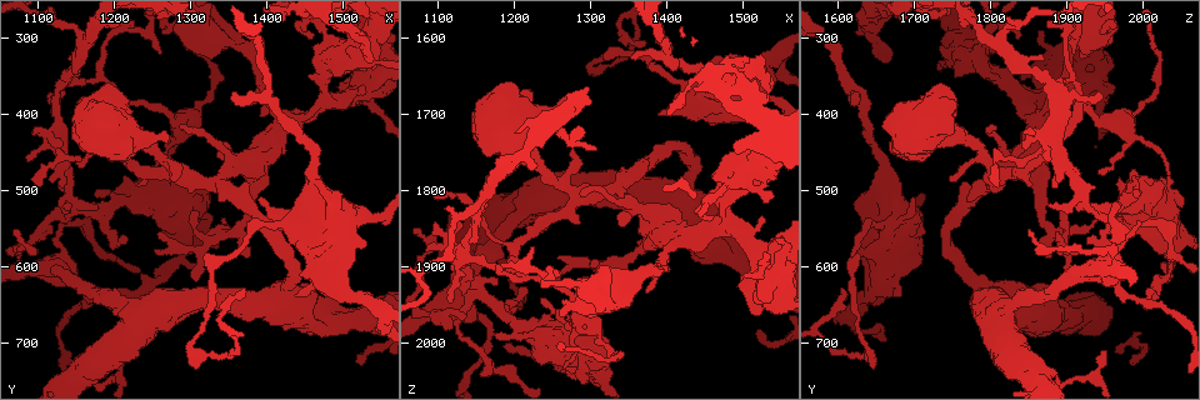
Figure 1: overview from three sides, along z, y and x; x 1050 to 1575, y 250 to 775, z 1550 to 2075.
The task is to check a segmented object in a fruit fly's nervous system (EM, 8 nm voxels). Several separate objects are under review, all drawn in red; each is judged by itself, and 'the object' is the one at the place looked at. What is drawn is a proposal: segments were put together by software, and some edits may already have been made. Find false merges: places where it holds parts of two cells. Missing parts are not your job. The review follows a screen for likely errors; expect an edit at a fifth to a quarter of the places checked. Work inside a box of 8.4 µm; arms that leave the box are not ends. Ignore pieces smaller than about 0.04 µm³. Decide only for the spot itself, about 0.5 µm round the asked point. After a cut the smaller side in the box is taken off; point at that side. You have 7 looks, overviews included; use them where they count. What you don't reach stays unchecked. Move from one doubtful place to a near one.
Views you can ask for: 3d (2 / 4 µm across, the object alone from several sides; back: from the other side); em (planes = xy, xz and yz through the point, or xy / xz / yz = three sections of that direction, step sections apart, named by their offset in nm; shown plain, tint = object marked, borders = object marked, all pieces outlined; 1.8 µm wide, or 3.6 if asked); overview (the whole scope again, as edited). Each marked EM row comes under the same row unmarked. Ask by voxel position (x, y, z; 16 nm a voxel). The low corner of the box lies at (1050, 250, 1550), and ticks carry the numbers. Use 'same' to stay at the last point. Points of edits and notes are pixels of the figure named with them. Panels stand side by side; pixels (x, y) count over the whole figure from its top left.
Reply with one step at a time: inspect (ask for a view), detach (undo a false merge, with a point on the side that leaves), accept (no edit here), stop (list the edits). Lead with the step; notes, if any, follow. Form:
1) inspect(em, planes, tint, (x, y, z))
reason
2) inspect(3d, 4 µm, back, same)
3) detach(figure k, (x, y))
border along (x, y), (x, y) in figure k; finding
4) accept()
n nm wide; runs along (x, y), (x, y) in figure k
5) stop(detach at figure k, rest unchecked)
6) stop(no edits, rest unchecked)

inspect(em, xz, step 8, tint, (1155, 530, 1940))
abrupt turn

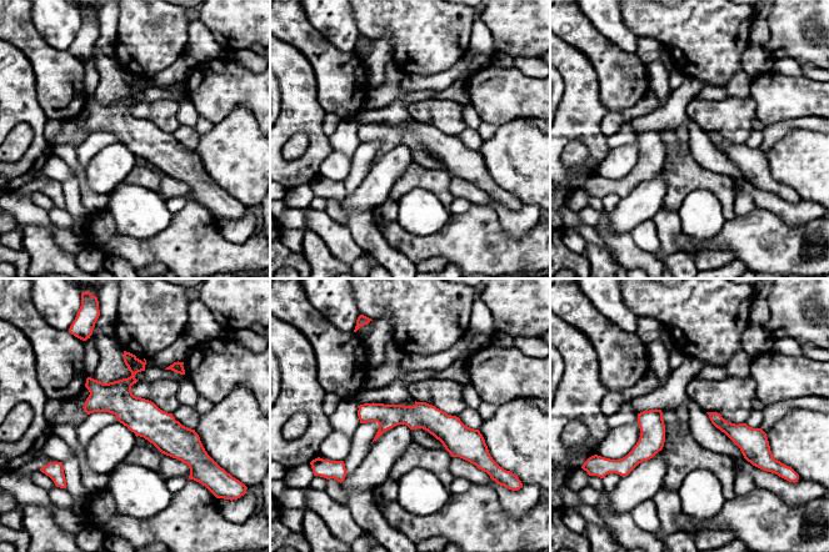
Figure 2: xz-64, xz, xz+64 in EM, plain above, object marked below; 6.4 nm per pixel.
inspect(em, planes, tint, same)

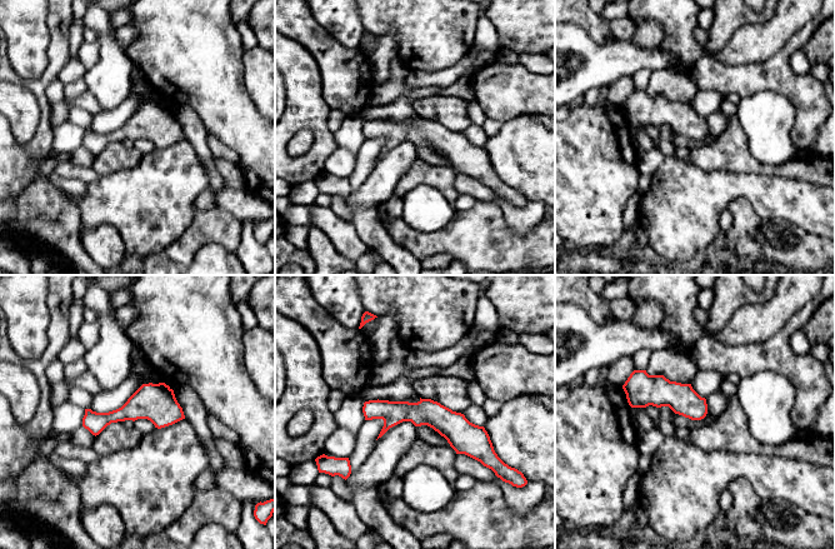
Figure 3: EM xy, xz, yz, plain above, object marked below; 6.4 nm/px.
accept()
runs along (365, 409), (431, 413), (485, 442) in figure 3; one cell here

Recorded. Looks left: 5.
inspect(em, yz, step 16, tint, (1390, 450, 1845))
sharp bend

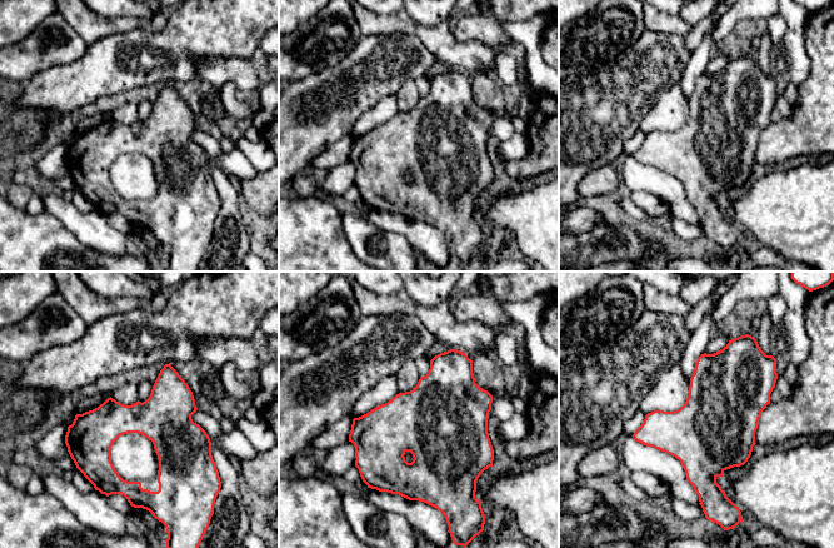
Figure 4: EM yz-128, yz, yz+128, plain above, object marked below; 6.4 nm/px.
inspect(em, xz, step 8, tint, same)

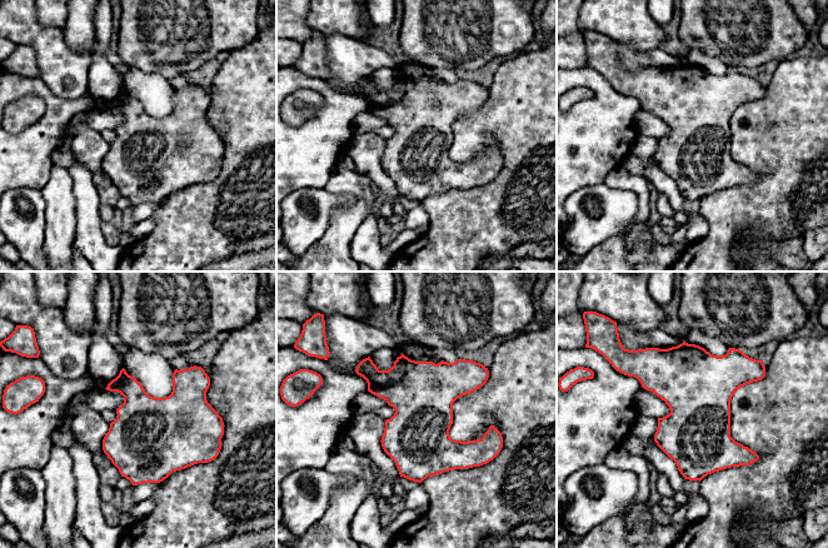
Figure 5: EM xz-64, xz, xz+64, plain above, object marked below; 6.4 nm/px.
accept()
all the same cell

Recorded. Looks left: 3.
inspect(3d, 2 µm, (1285, 425, 1980))
thick turns thin

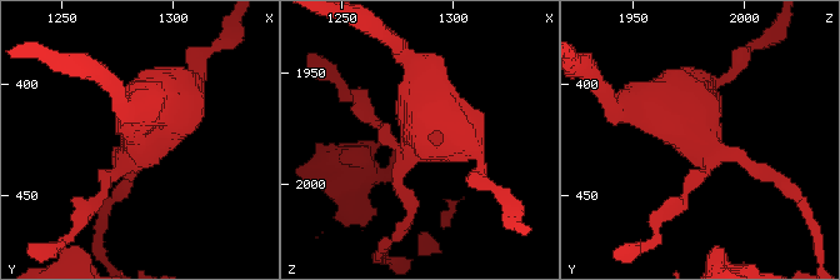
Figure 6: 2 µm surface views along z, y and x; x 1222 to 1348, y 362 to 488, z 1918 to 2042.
inspect(em, xz, step 16, tint, (1286, 425, 1980))
need the tissue

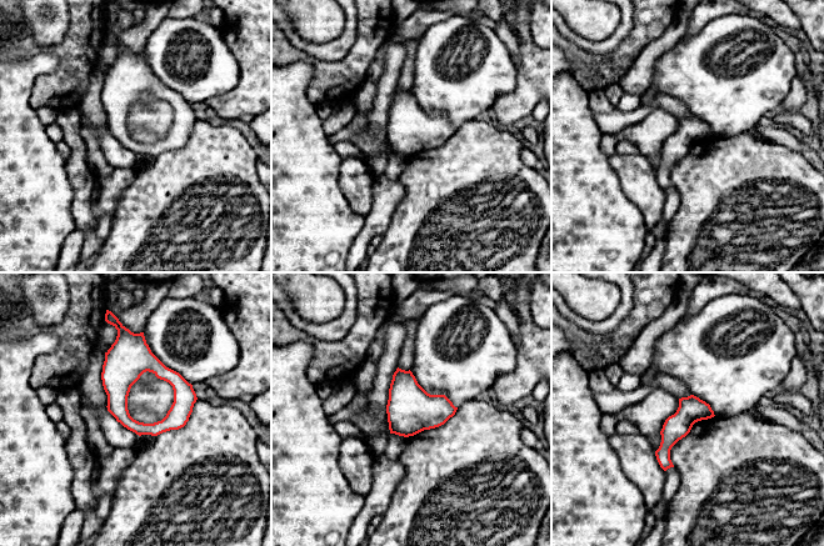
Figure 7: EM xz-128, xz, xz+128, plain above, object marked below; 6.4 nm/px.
accept()
130 nm wide; runs along (693, 399), (665, 445), (664, 465) in figure 7; continuous, no second cell

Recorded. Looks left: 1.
stop(no edits, rest unchecked)

